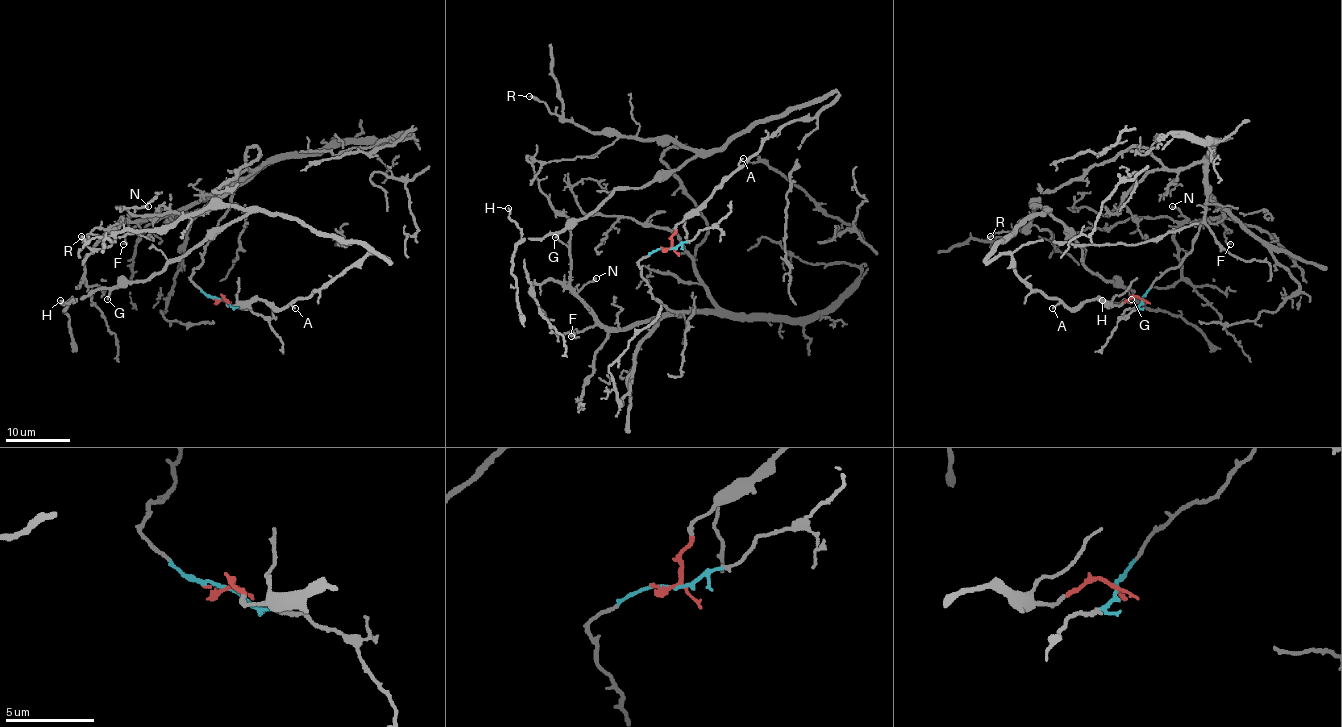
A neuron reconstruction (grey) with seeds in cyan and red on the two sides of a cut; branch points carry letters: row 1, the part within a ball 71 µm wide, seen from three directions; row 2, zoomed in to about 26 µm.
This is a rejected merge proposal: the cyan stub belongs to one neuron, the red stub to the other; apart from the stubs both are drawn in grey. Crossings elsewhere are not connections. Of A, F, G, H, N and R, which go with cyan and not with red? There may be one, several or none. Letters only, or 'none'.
F, N

